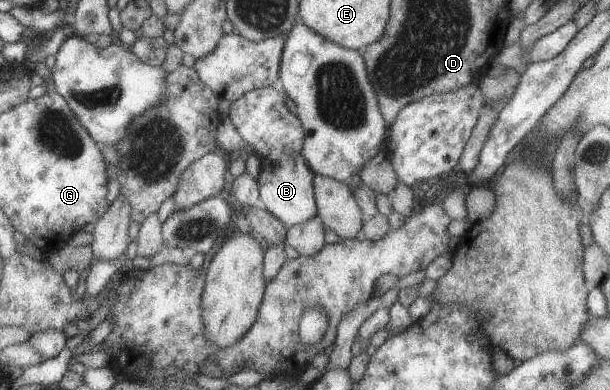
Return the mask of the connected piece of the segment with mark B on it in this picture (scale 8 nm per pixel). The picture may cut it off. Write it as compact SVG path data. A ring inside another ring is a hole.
M279 87L254 89L244 93L239 99L230 102L228 118L236 129L238 136L249 146L260 162L260 173L257 179L259 197L263 208L284 226L296 226L317 215L313 195L313 172L307 167L302 156L304 133L298 119L286 109L282 97L278 94Z

